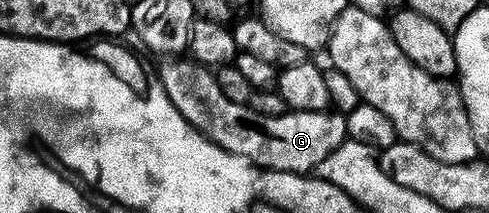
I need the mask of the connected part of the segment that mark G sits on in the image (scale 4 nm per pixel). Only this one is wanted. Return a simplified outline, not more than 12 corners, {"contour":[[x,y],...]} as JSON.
{"contour":[[195,60],[158,76],[209,141],[307,174],[348,137],[343,113],[258,115]]}

